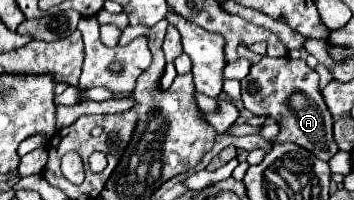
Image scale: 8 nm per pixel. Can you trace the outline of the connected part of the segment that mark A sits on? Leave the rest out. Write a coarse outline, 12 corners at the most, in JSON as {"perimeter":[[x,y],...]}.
{"perimeter":[[262,58],[242,80],[252,114],[324,162],[338,152],[318,72]]}

